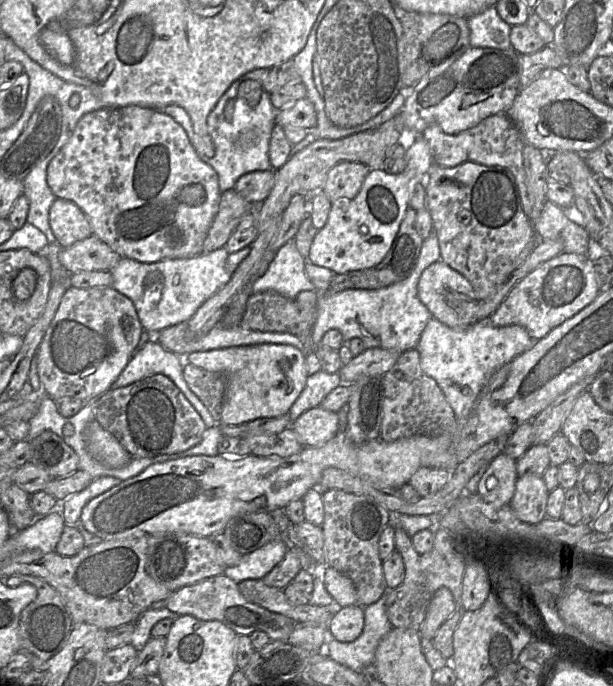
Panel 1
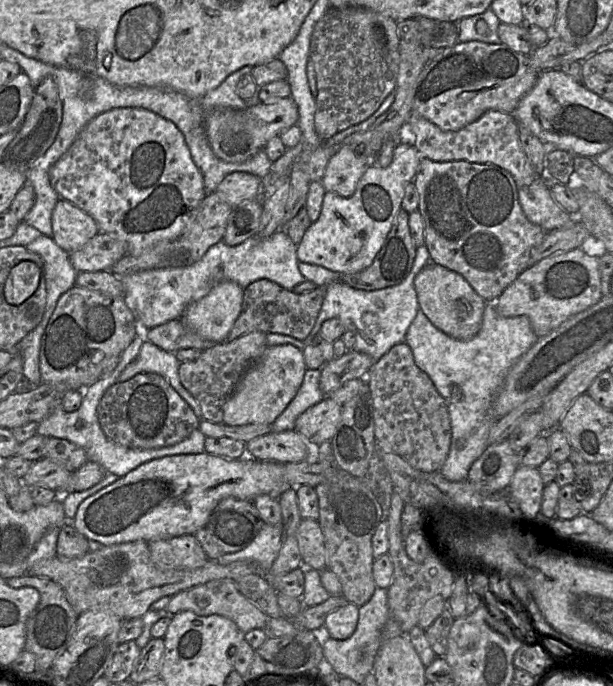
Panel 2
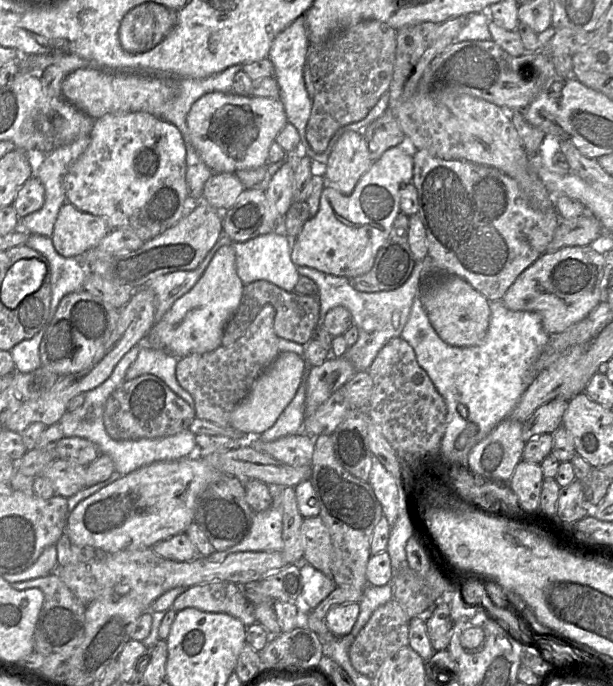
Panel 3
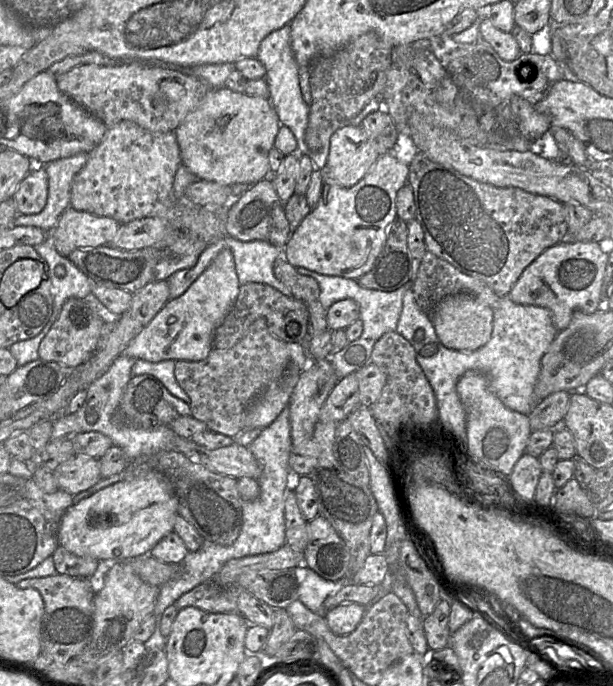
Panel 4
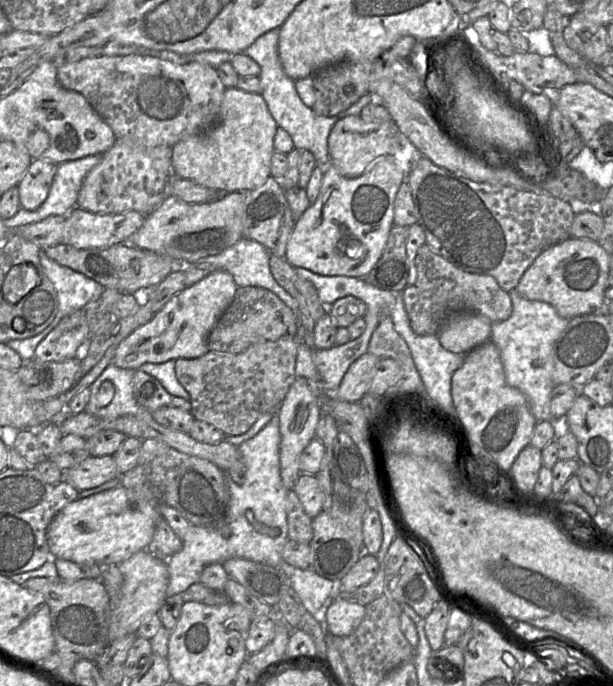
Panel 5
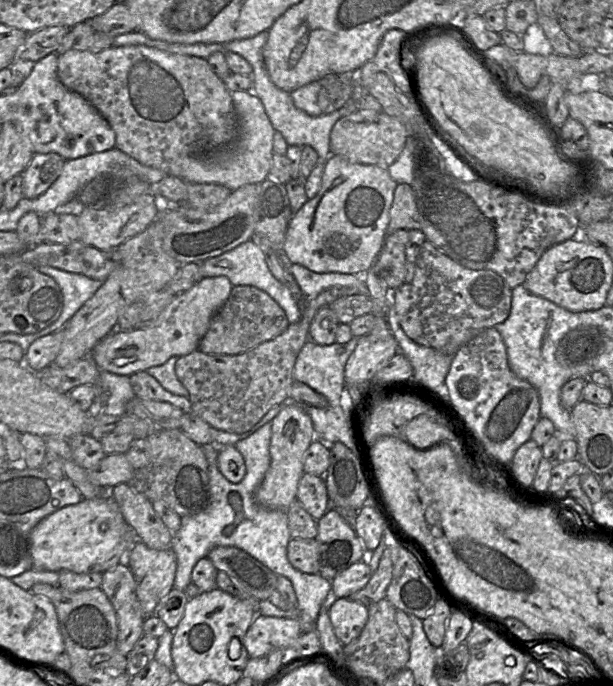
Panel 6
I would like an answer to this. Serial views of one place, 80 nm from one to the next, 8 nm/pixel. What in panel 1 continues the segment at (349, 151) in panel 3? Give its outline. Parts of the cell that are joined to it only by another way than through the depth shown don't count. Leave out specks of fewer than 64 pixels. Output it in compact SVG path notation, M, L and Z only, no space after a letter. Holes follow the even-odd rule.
M338 162L328 171L322 191L331 203L340 198L352 199L368 171L369 168L360 162Z

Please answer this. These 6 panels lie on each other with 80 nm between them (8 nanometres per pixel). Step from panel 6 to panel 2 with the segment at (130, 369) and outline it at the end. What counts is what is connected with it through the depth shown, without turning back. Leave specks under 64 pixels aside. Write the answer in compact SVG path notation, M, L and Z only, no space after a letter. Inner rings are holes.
M222 281L204 297L190 303L179 319L201 337L220 343L226 340L240 315L242 301L242 287L232 281Z

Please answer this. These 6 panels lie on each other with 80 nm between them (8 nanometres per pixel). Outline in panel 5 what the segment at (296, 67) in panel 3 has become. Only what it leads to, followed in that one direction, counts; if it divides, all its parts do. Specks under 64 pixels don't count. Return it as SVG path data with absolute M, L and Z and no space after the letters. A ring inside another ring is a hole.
M279 29L268 31L258 37L243 53L260 66L261 96L265 100L277 126L284 129L291 136L295 148L310 151L317 164L325 164L329 161L328 137L332 127L344 117L359 116L362 108L371 101L377 101L377 98L373 94L366 93L347 110L336 116L316 115L300 99L295 88L295 81L285 74L278 55L278 39Z

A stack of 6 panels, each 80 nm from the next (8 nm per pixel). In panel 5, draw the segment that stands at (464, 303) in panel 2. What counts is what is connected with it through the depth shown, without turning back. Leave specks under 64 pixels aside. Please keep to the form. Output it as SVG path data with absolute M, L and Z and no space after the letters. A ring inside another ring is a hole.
M473 312L450 314L443 323L438 338L441 346L455 354L467 354L490 340L492 322Z

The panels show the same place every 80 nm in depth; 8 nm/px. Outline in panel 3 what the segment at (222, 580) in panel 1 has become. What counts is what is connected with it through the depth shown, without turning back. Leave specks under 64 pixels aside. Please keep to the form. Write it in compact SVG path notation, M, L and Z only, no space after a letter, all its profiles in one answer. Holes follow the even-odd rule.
M213 581L187 588L172 605L176 612L185 608L226 613L239 619L246 627L256 623L253 604L240 593L237 584L227 581Z

